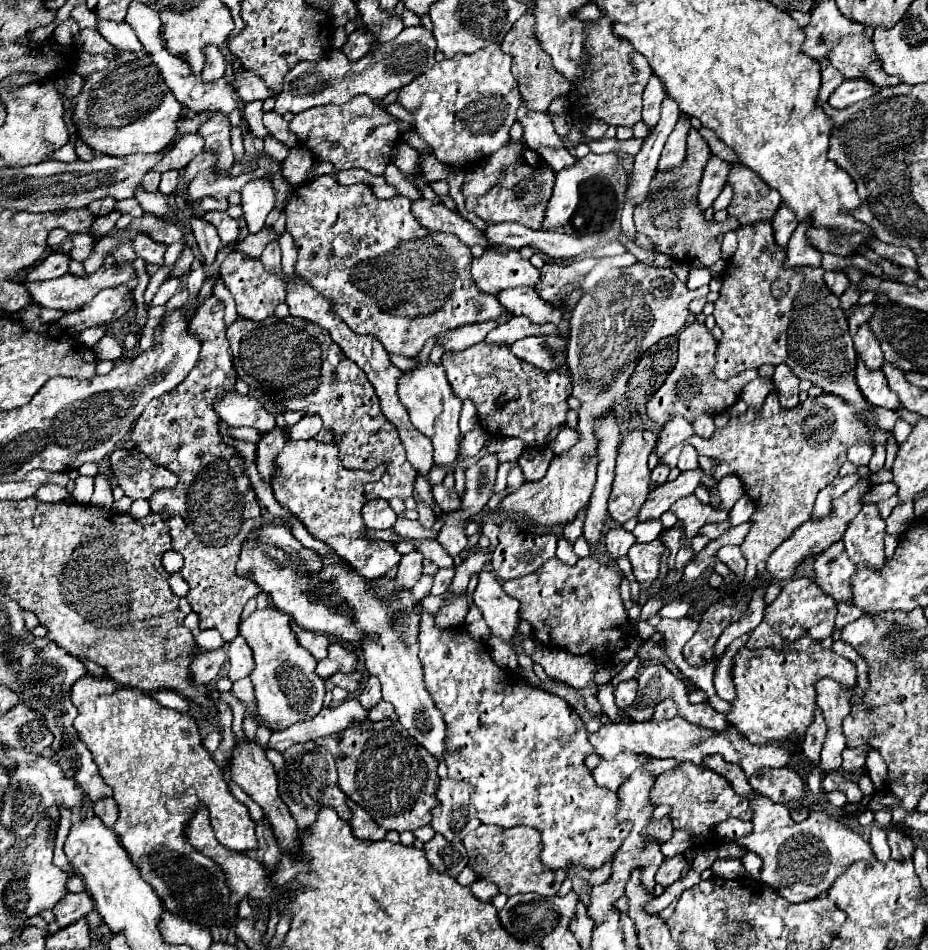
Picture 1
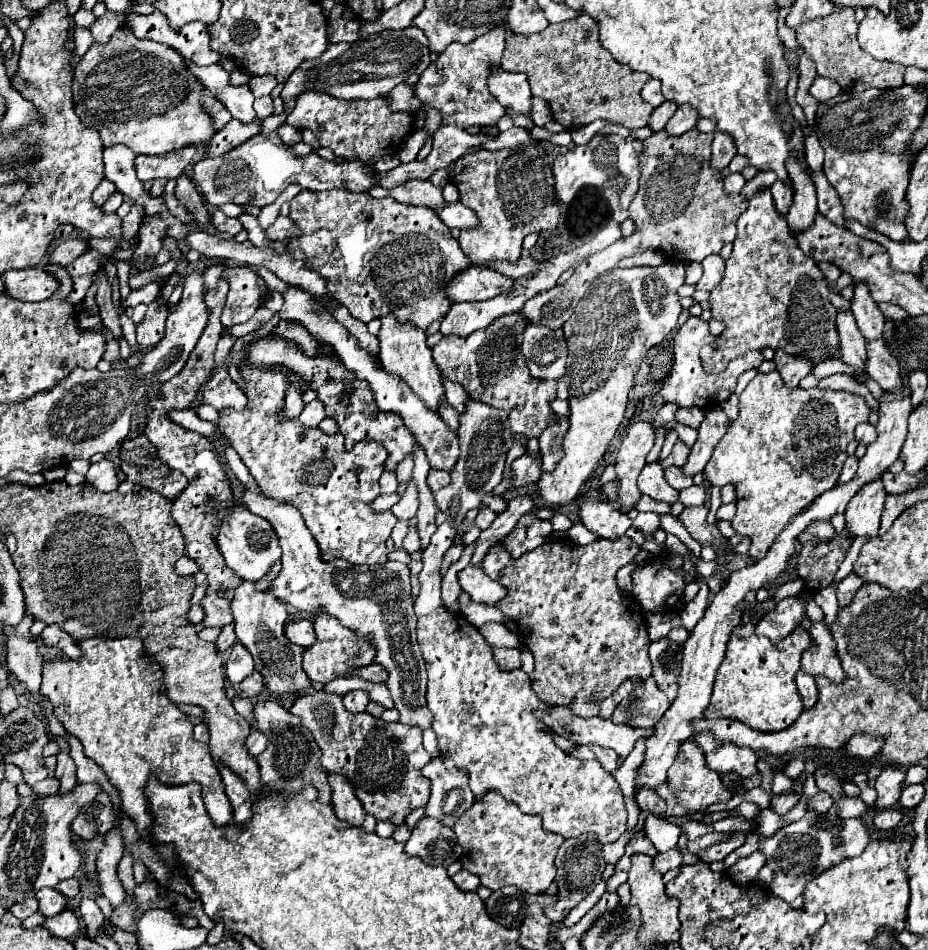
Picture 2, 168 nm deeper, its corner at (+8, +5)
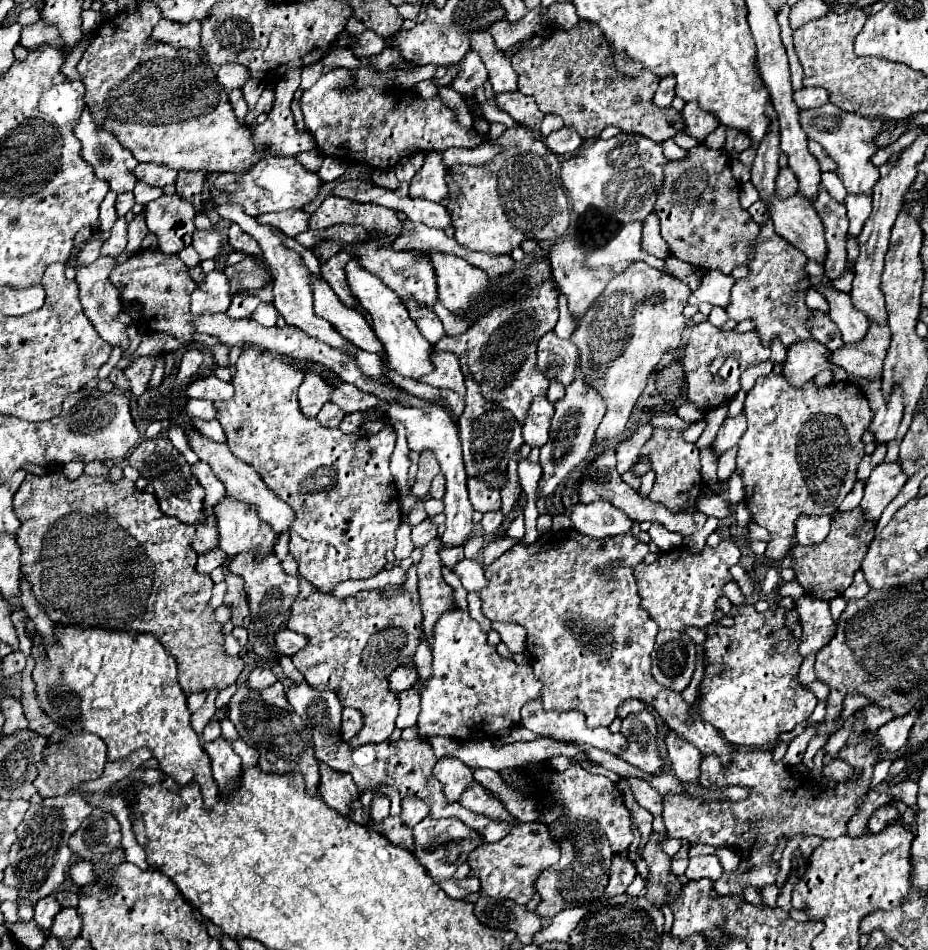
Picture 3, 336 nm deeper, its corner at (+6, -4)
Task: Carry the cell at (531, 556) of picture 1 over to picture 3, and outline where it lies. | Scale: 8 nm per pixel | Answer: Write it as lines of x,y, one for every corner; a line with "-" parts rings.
471,477
467,483
473,483
469,485
469,499
471,499
471,505
475,511
481,511
481,513
487,513
487,511
499,511
501,509
501,497
499,497
499,491
491,491
487,489
479,479

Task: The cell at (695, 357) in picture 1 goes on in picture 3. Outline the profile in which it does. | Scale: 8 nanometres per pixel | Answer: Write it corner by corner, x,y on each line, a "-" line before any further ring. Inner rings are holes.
709,321
699,323
691,329
691,337
685,345
685,357
683,357
683,369
685,369
685,381
687,381
687,401
695,403
699,409
707,411
711,407
719,407
725,401
731,401
737,391
739,391
739,375
747,369
767,361
769,357
769,347
763,347
757,333
755,331
747,331
747,333
735,333
735,331
721,331
717,327
713,327
-
733,353
739,353
739,357
733,357
-
719,355
727,355
725,363
719,370
719,377
715,381
715,377
709,373
707,365
711,359
719,357

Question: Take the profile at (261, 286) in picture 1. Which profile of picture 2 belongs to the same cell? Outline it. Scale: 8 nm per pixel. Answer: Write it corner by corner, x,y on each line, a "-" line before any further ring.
227,268
227,282
231,288
221,316
221,324
225,328
247,322
267,292
263,278
257,276
253,268

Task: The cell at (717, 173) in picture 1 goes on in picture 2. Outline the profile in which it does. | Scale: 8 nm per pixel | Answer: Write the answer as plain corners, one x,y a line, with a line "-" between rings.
715,132
715,140
713,140
713,160
711,166
715,170
723,170
729,166
729,162
733,160
733,156
737,154
735,142
727,132

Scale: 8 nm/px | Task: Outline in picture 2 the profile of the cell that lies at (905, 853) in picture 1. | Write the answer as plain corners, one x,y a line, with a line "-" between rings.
887,808
887,810
879,810
873,818
873,826
883,830
883,832
891,832
895,830
895,826
901,820
901,812
897,808

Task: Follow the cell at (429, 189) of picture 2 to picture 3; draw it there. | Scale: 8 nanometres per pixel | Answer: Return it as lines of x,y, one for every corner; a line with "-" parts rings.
433,151
425,157
423,167
415,175
415,185
411,185
409,197
427,199
439,203
447,195
445,185
445,167
441,163
441,153

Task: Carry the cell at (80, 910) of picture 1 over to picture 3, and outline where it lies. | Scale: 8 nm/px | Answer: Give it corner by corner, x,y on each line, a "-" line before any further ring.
49,895
49,897
43,897
41,901
35,903
35,921
39,923
39,927
43,931
49,931
55,915
61,911
61,905
57,903
55,895

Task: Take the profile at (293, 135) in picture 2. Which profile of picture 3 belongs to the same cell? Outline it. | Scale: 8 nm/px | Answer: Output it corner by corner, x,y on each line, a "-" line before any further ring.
313,149
313,151
309,151
309,153
299,153
295,159
297,159
305,169
309,169
309,171
315,173
315,171
319,169
323,157
325,157
325,155
323,155
319,149

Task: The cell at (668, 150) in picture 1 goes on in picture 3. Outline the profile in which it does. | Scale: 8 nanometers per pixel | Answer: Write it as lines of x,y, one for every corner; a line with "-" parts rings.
695,101
687,103
681,115
685,115
685,133
697,139
699,143
703,143
703,139
719,125
719,121
713,115
701,111

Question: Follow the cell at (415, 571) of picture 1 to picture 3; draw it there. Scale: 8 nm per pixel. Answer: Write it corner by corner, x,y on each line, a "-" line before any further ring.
427,519
423,523
419,523
417,527
413,527
411,539
413,539
415,549
421,549
423,545
427,545
435,535
437,535
437,525
431,523
431,521
427,521

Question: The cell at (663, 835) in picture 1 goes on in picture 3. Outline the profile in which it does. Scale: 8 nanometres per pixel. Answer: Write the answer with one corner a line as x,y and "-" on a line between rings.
627,777
629,781
629,787
637,799
637,803
647,809
653,817
659,817
663,813
663,797
643,779
633,779
633,777

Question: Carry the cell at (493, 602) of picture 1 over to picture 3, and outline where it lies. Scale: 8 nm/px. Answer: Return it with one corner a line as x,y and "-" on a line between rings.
463,559
461,565
457,565
455,575
461,579
461,583
467,591
477,591
479,593
487,585
487,579
483,575
483,565
479,561

